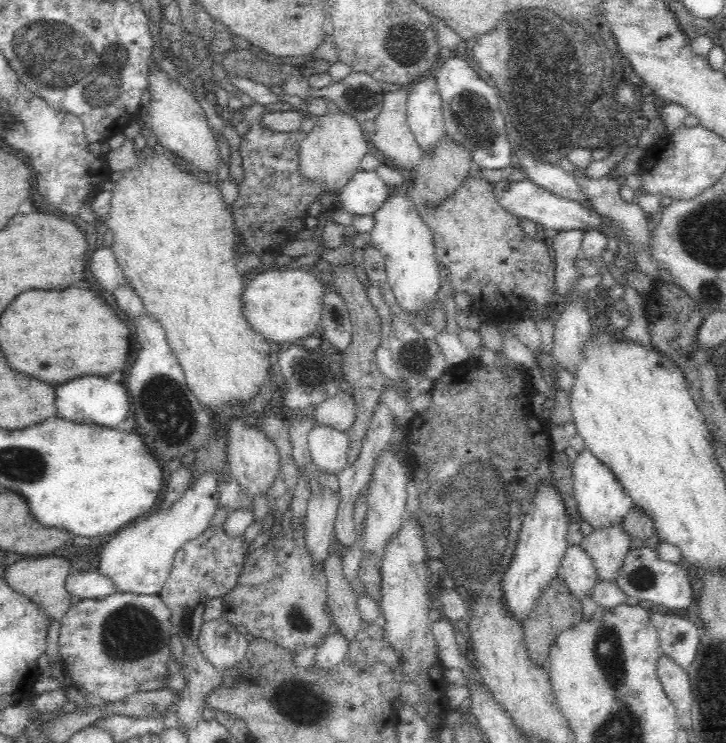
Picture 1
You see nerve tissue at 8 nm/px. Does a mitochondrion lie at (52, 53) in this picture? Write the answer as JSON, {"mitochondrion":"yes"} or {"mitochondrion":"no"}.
{"mitochondrion":"yes"}

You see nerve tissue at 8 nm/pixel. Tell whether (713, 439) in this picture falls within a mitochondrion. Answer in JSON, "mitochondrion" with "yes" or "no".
{"mitochondrion":"no"}

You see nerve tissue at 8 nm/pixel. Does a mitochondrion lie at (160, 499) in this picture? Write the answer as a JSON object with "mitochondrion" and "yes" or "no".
{"mitochondrion":"no"}

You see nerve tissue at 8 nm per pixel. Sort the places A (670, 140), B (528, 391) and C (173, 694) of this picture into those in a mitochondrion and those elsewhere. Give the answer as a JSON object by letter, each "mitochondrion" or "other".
{"A":"other","B":"other","C":"other"}

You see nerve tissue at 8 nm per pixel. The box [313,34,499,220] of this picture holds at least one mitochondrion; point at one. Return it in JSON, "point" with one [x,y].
{"point":[411,53]}

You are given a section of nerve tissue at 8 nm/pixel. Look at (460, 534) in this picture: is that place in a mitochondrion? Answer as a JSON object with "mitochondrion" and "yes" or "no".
{"mitochondrion":"yes"}

